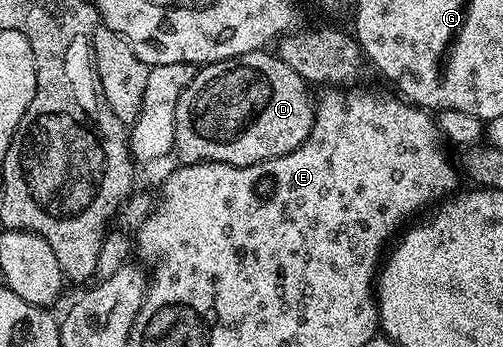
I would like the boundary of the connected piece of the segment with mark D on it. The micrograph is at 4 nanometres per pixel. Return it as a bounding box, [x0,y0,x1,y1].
[173,50,316,168]

